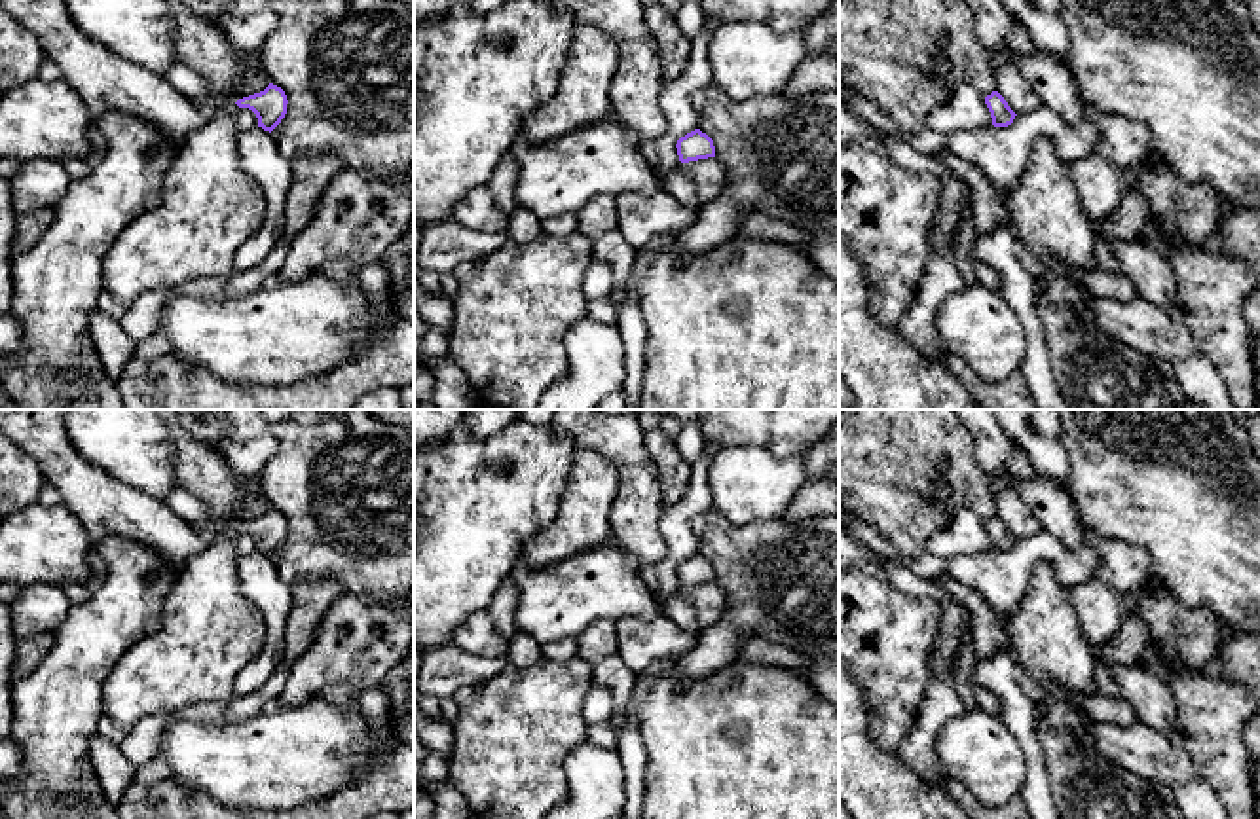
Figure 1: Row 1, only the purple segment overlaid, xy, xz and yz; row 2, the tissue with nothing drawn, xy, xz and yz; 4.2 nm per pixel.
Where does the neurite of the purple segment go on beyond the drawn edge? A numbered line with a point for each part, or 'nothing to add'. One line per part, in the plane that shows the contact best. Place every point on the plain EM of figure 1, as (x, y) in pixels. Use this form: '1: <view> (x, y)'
nothing to add

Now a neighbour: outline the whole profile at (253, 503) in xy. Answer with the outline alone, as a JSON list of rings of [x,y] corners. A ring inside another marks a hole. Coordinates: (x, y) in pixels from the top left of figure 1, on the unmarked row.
[[[233,476],[233,482],[237,483],[241,493],[241,504],[228,519],[232,527],[237,527],[243,521],[260,518],[271,508],[260,489],[258,478]]]

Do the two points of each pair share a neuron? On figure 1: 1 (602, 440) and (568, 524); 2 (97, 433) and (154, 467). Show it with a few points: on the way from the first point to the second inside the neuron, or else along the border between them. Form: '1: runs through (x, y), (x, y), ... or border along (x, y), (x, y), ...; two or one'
1: border along (577, 450), (592, 450), (615, 469), (617, 493); two
2: runs through (111, 433), (120, 433), (141, 454); one

